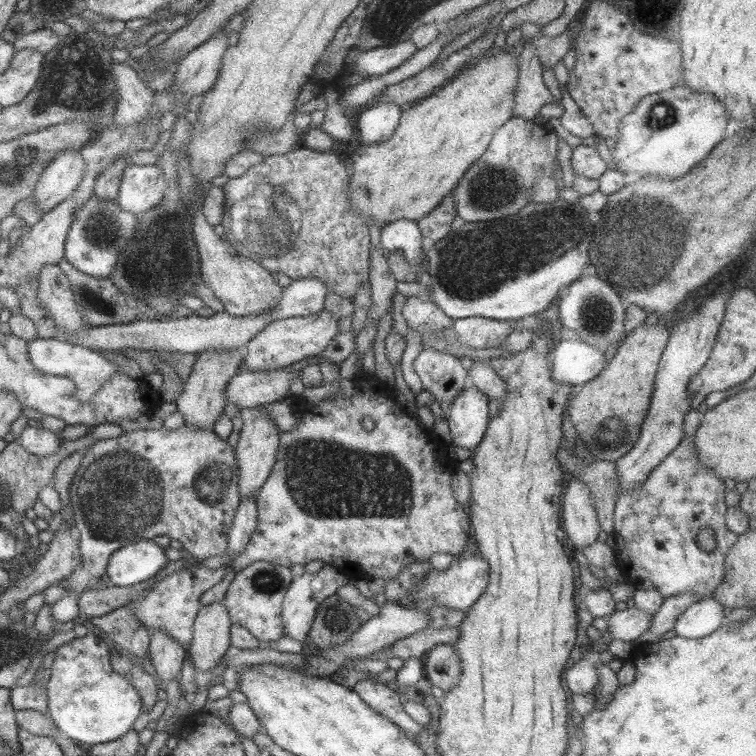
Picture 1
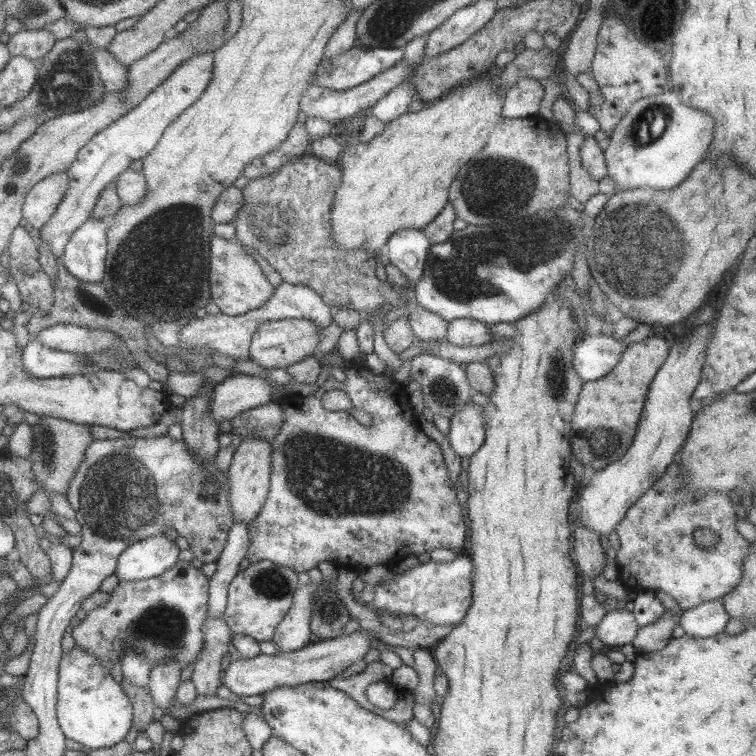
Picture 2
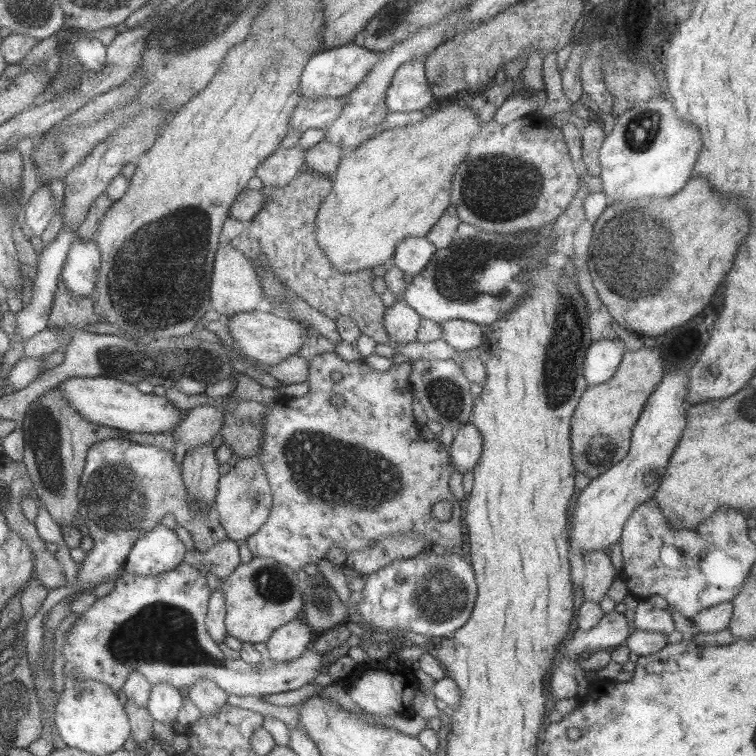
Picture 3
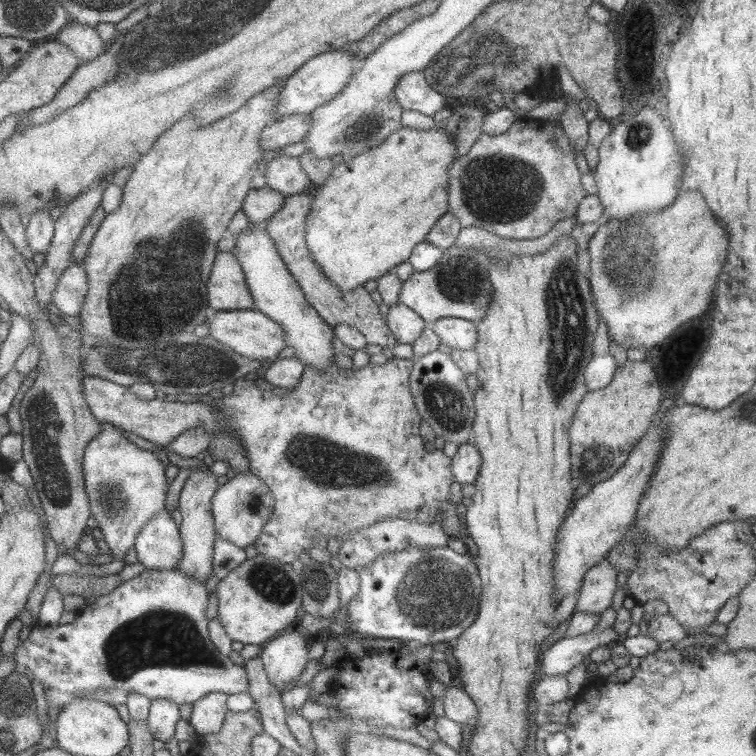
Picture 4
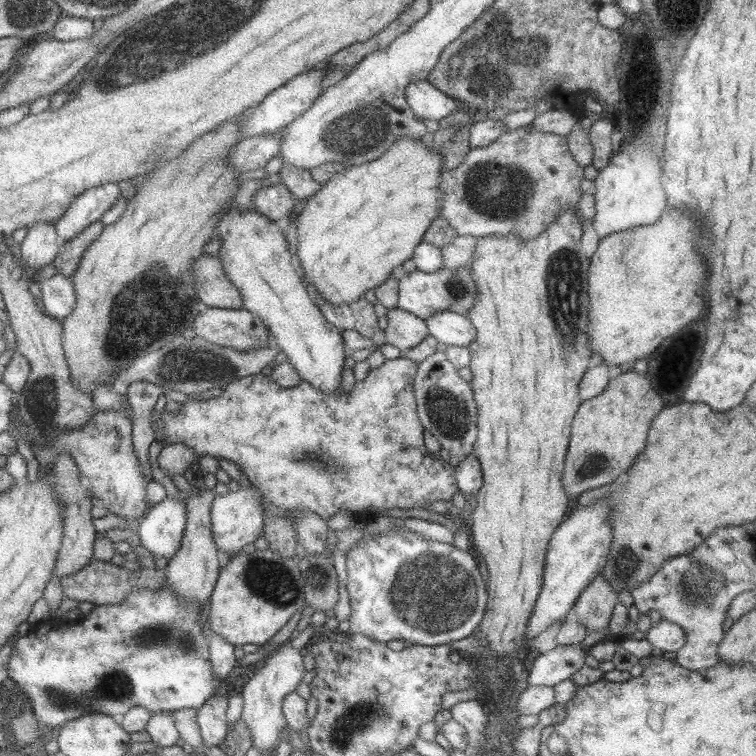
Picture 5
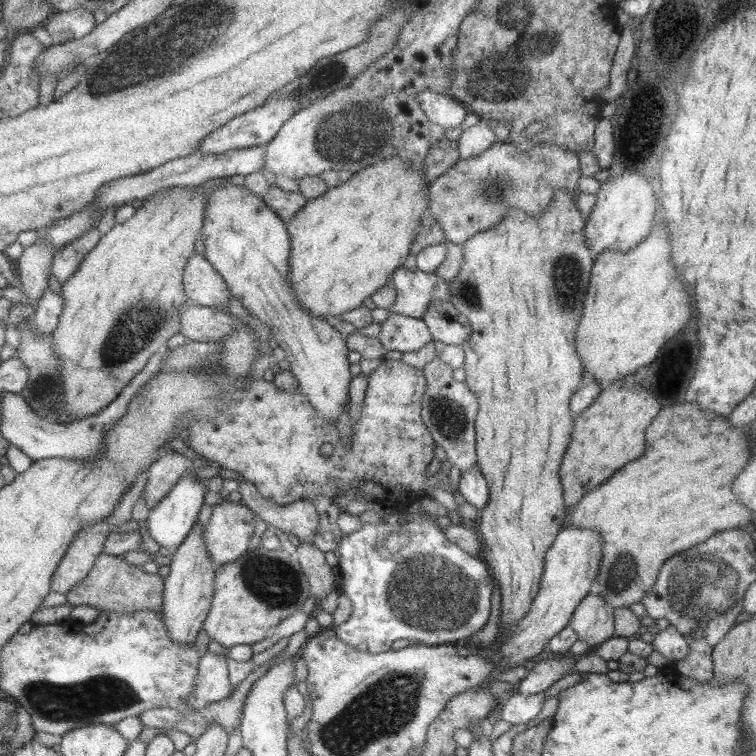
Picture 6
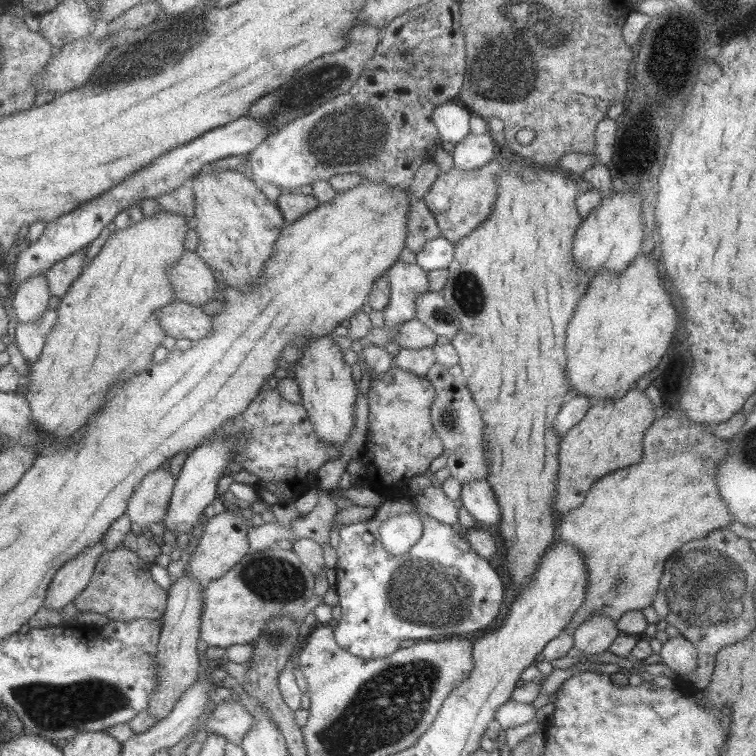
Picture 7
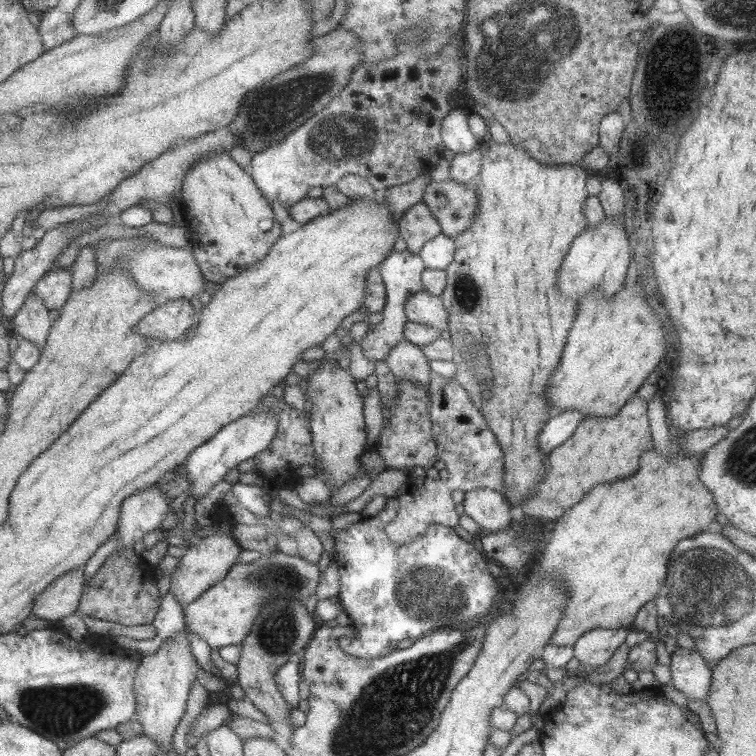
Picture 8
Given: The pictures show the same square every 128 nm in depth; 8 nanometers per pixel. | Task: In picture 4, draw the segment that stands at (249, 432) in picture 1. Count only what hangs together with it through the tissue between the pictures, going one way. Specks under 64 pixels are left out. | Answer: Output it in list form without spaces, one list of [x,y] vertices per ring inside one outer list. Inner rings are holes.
[[[250,471],[236,474],[221,486],[217,486],[210,502],[216,534],[242,549],[257,540],[274,506],[269,488]]]

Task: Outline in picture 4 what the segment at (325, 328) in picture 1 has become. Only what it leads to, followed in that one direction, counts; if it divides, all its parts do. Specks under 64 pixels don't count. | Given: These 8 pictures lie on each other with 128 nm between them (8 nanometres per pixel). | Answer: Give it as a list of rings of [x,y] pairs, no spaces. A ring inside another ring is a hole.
[[[254,308],[251,310],[210,312],[205,321],[207,322],[207,328],[209,328],[209,336],[213,340],[221,342],[224,349],[230,349],[251,361],[275,360],[279,351],[287,346],[285,336],[283,336],[283,328]]]

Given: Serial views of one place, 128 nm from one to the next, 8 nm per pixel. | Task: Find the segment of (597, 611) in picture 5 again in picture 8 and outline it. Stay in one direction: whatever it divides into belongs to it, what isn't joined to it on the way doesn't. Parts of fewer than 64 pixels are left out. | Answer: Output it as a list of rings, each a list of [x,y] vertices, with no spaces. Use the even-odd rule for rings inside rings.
[[[595,628],[589,630],[573,642],[573,658],[583,664],[586,670],[591,670],[605,664],[615,649],[627,636],[628,628],[607,629]]]

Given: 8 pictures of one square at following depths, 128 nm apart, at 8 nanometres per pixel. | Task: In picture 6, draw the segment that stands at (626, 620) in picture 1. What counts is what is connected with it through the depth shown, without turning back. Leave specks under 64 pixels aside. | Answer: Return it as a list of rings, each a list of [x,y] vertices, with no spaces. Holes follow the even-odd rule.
[[[570,651],[563,654],[552,654],[549,658],[542,659],[534,664],[526,676],[517,684],[517,694],[530,696],[543,693],[562,676],[567,674],[577,656]]]

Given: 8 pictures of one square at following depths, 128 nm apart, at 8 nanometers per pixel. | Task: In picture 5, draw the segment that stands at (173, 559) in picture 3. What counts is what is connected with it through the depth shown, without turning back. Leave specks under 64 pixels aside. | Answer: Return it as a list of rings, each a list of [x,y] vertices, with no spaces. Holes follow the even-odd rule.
[[[181,493],[176,498],[165,498],[155,505],[149,506],[147,512],[138,519],[136,527],[140,545],[148,550],[152,558],[165,557],[169,560],[180,545],[185,528],[186,497]]]

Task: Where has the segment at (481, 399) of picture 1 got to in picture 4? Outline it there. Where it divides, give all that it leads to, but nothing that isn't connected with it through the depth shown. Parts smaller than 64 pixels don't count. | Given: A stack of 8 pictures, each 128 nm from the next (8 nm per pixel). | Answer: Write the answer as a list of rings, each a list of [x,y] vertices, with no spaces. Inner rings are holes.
[[[471,440],[457,445],[457,450],[451,458],[454,481],[461,485],[473,484],[473,480],[477,478],[481,461],[482,458]]]

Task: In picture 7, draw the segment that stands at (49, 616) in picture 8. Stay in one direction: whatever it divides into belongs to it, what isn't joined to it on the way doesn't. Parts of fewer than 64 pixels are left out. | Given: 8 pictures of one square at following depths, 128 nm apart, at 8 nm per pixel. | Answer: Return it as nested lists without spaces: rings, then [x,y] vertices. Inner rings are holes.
[[[101,541],[89,544],[83,552],[63,563],[49,583],[43,607],[47,610],[60,610],[65,604],[72,602],[89,584],[95,563],[104,550]]]

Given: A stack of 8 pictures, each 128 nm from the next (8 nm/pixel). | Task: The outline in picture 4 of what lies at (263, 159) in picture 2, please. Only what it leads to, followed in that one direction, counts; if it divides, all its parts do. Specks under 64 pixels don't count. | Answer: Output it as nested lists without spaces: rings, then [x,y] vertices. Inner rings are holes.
[[[277,156],[265,164],[263,176],[267,187],[282,195],[297,194],[314,188],[300,166],[298,157]]]

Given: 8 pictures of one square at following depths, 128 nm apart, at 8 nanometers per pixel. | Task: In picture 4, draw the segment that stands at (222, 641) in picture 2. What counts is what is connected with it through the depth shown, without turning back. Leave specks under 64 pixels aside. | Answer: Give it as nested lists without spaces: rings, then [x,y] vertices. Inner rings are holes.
[[[209,692],[191,705],[192,712],[188,722],[197,736],[201,737],[221,730],[224,716],[228,712],[227,697],[221,692]]]

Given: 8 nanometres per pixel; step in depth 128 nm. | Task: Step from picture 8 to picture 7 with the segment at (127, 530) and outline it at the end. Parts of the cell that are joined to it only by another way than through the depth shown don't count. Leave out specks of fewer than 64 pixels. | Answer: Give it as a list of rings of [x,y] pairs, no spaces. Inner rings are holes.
[[[162,467],[147,472],[126,503],[131,522],[146,529],[148,524],[159,522],[165,516],[174,487],[175,476]]]

